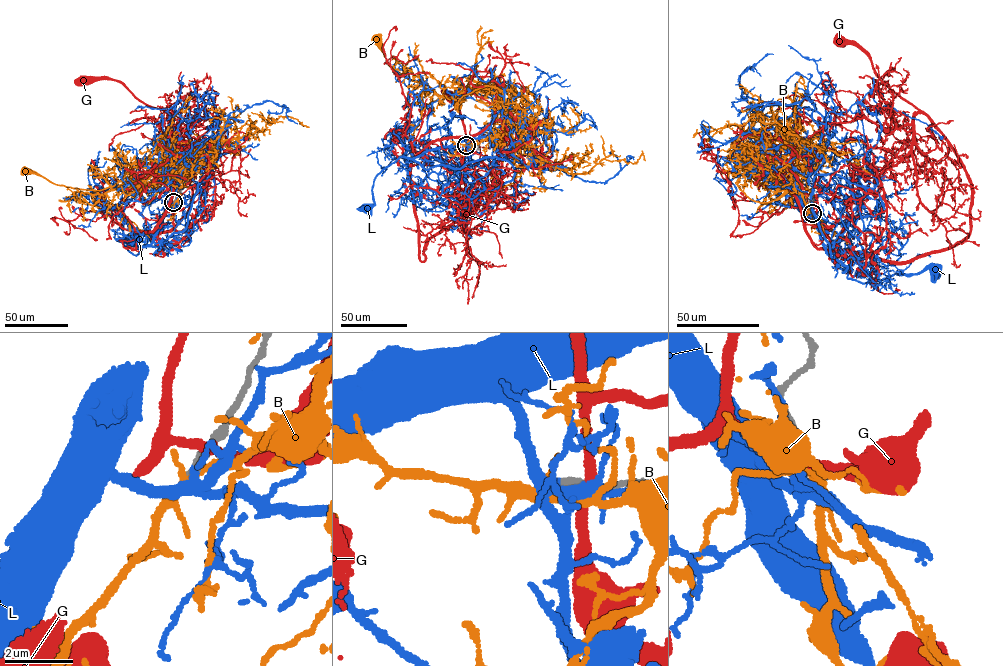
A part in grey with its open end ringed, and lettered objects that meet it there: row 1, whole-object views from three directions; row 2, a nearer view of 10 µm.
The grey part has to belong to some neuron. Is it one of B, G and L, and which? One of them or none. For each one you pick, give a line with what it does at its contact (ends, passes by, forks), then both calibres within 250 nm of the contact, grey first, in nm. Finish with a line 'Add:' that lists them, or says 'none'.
Add: none

